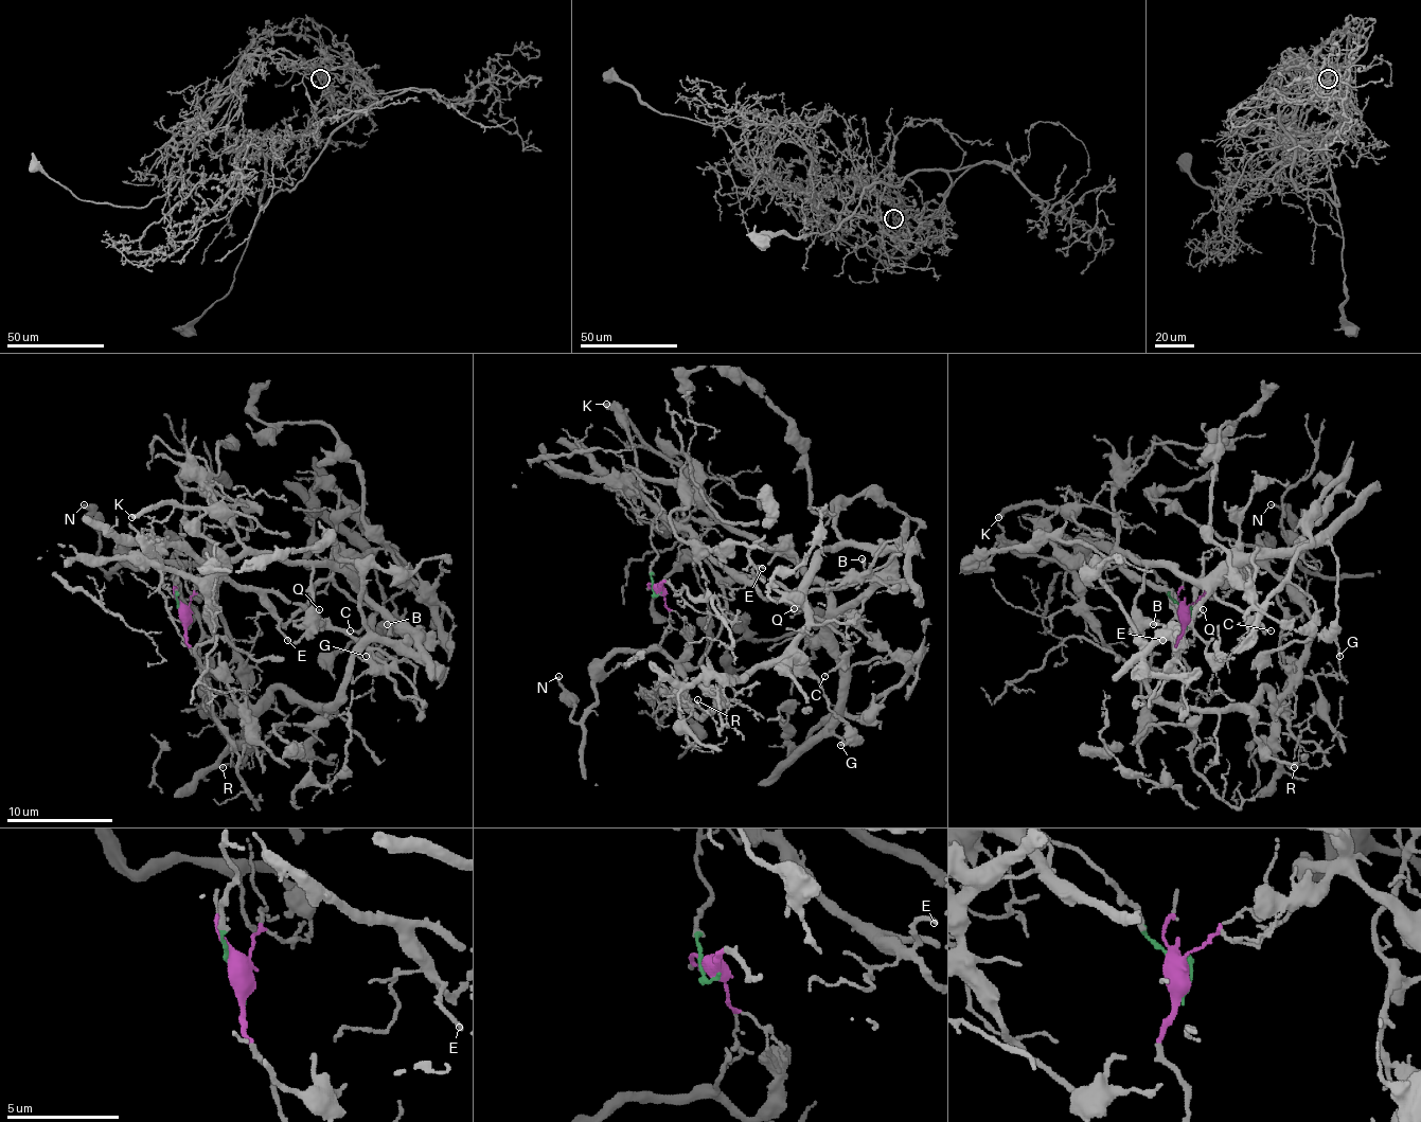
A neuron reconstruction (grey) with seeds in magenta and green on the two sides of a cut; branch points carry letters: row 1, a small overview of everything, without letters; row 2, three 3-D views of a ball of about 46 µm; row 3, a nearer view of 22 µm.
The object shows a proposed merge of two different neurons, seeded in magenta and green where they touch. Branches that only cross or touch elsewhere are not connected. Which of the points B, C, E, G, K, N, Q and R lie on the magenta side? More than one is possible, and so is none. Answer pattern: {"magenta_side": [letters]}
{"magenta_side": ["N", "R"]}

